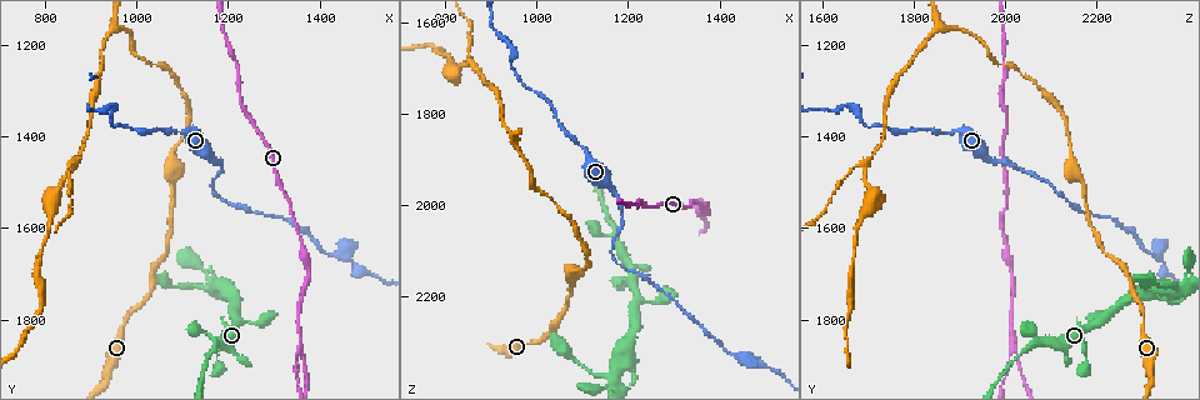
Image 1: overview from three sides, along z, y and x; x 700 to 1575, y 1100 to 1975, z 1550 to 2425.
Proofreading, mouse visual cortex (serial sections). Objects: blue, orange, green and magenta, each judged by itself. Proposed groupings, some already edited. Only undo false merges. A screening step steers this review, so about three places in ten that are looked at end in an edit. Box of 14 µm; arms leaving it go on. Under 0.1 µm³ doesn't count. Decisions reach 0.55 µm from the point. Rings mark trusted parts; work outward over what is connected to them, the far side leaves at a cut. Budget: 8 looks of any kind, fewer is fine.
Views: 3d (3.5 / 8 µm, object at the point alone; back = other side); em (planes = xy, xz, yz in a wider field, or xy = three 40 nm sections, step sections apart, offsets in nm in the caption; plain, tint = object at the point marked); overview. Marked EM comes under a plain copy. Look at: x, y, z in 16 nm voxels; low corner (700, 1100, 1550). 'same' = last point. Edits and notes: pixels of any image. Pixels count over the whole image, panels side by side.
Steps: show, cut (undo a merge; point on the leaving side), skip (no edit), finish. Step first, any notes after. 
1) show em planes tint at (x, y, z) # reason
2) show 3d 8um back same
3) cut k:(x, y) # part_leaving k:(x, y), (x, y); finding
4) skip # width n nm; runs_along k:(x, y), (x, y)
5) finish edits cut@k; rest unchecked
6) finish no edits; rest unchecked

show 3d 8um at (1170, 1850, 2075) # a fork

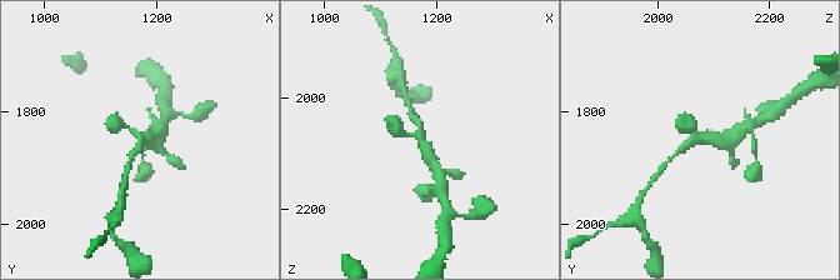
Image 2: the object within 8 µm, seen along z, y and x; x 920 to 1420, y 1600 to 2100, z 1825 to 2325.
show em xy step 2 tint at (1170, 1840, 2075)

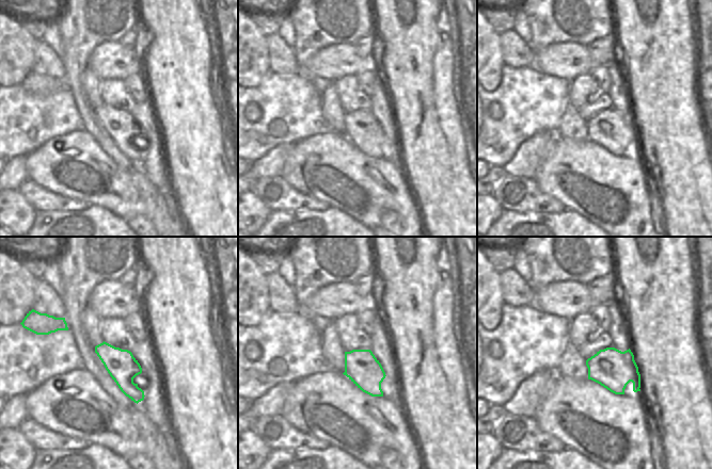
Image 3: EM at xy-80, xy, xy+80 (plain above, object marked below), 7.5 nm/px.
skip # width 260 nm; runs_along 2:(436, 168), (421, 138), (394, 123); one cell here

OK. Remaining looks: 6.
show 3d 3.5um at (1360, 1860, 2025)

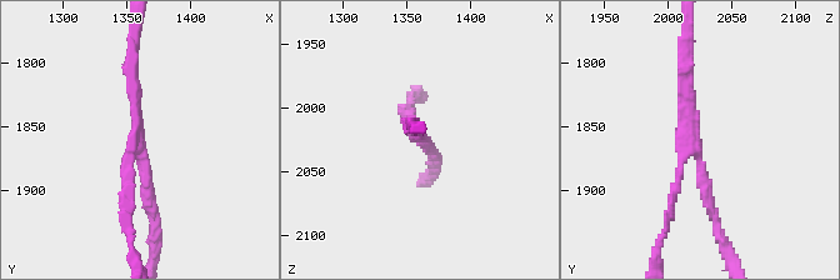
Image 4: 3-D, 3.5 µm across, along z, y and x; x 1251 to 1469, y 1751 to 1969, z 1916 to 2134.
show em xy step 1 tint at (1358, 1858, 2018) # arms 3; arm_widths 150, 150, 200 nm

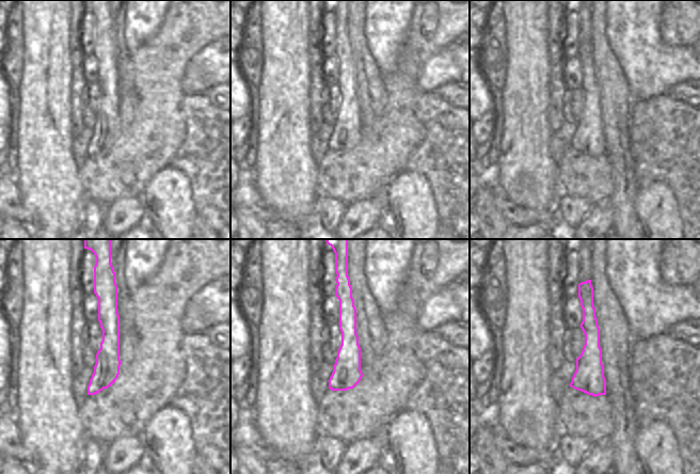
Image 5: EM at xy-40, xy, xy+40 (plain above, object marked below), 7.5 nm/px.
skip # runs_along 4:(685, 55), (685, 105), (714, 216); all the same cell

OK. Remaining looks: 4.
show 3d 3.5um at (865, 1460, 1690) # three arms meet

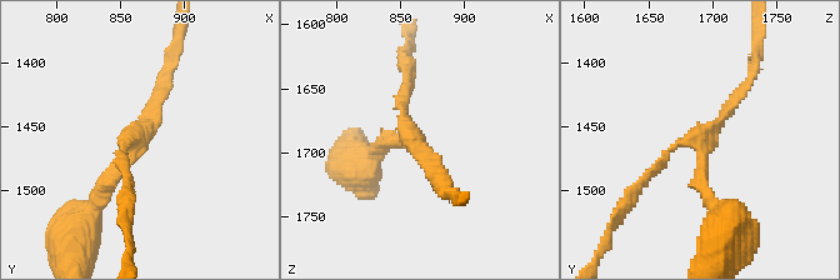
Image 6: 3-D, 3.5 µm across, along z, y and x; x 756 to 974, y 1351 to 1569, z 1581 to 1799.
show em xy step 3 tint at (862, 1458, 1694) # now the EM

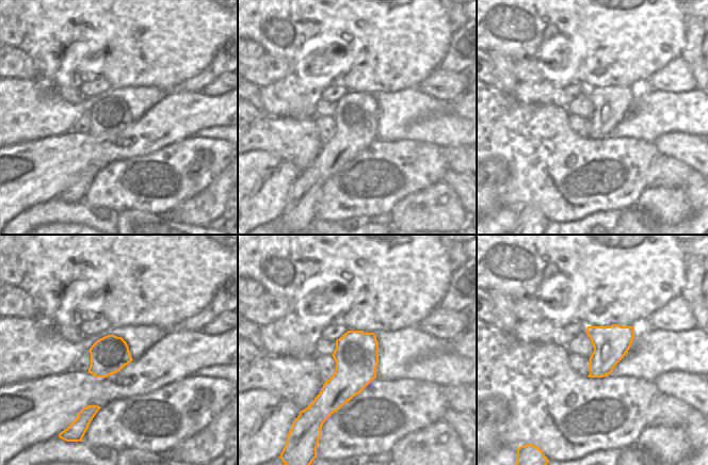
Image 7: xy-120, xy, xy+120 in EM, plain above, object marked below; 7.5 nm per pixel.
show em xy step 1 tint same

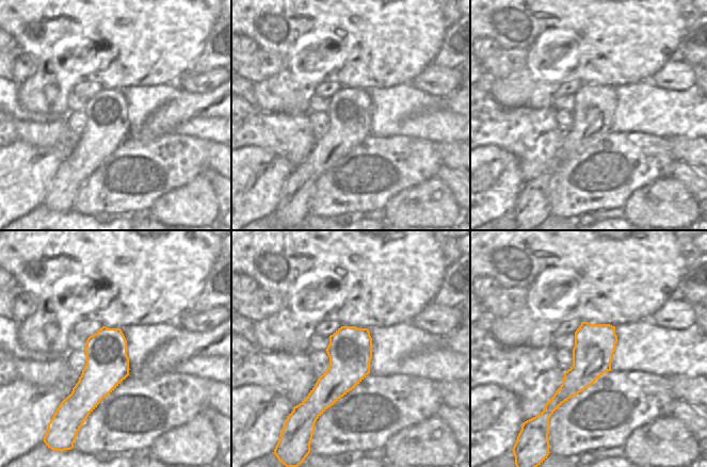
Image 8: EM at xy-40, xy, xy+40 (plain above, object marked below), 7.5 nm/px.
skip # arm_widths 150, 150, 200 nm; all the same cell

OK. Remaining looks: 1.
finish no edits; rest unchecked

